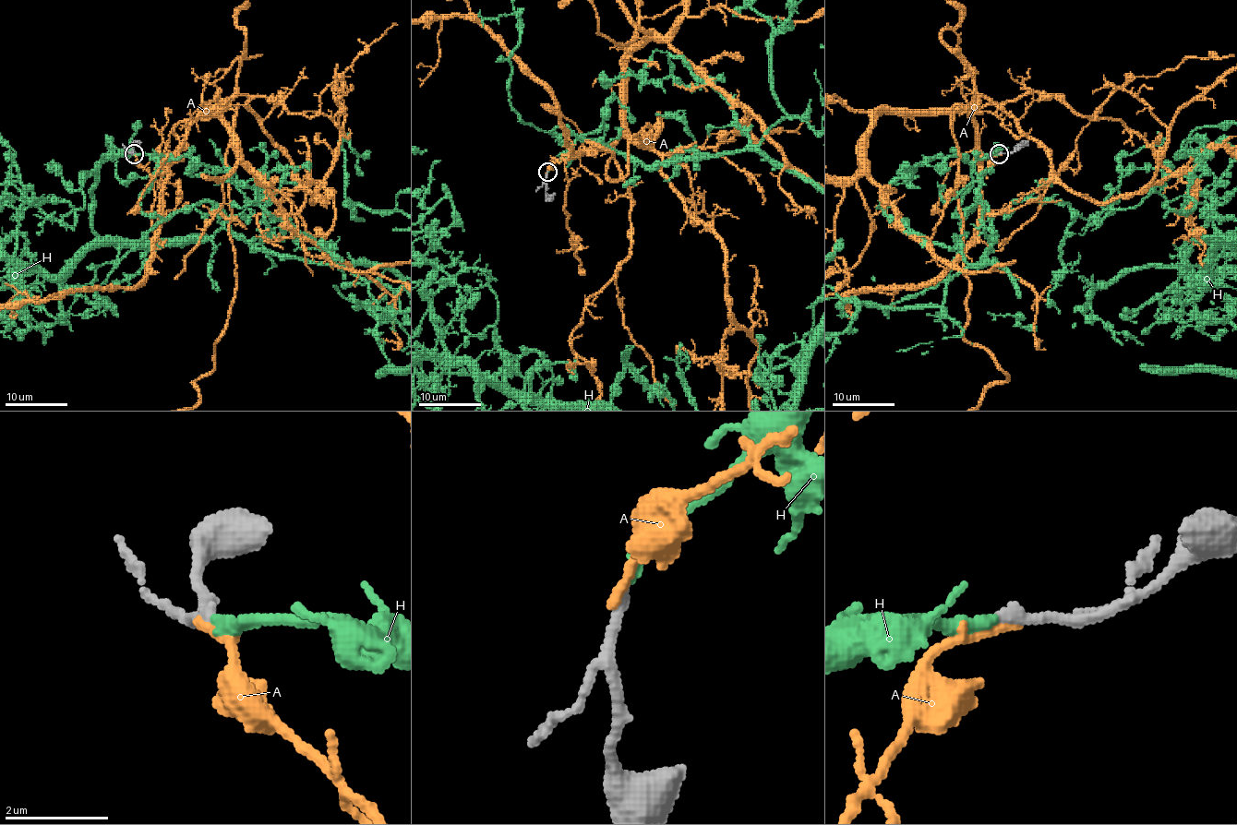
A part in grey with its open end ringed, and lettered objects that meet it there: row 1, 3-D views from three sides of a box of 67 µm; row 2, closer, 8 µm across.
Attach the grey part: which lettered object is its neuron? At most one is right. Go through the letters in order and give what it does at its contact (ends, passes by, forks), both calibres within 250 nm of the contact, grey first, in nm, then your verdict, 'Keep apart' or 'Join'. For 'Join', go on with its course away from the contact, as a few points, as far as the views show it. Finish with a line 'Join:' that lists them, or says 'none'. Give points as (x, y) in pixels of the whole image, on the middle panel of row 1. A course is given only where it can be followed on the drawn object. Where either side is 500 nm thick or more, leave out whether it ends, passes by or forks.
A: It ends there. Thickness 280 nm (grey) against 180 nm. Keep apart
H: It ends there. Thickness 240 nm (grey) against 240 nm. Join
Join: H

